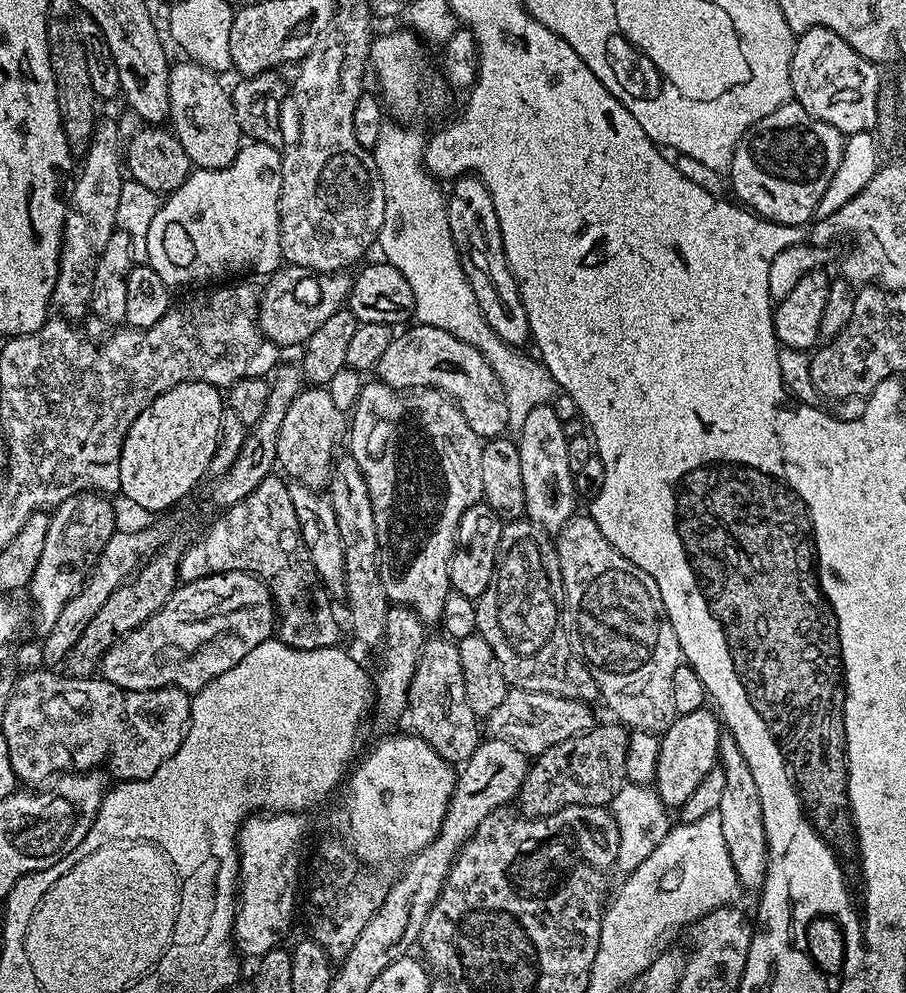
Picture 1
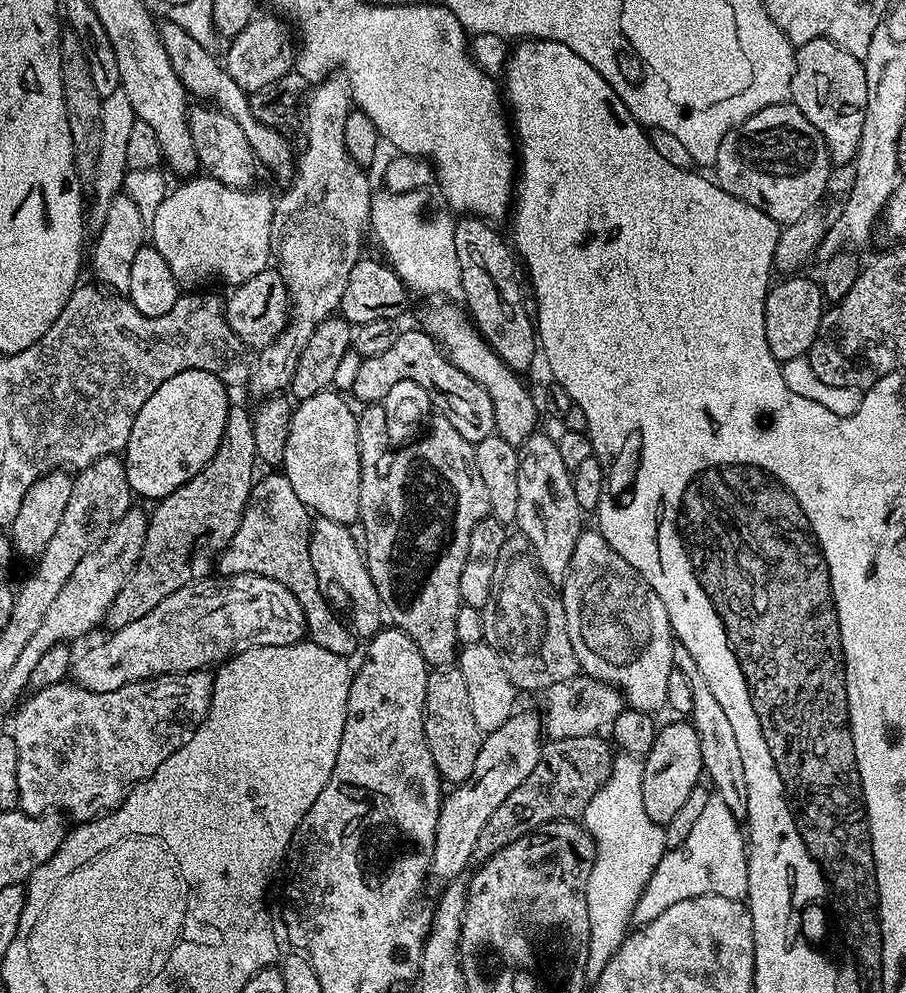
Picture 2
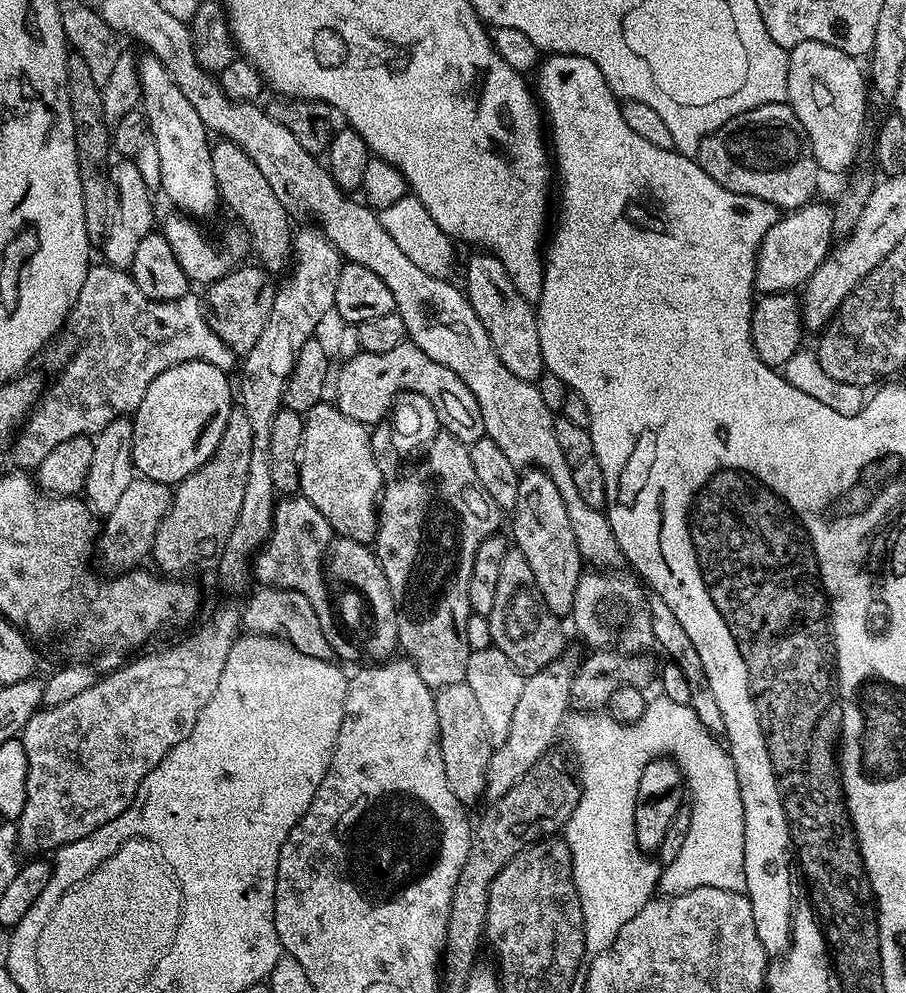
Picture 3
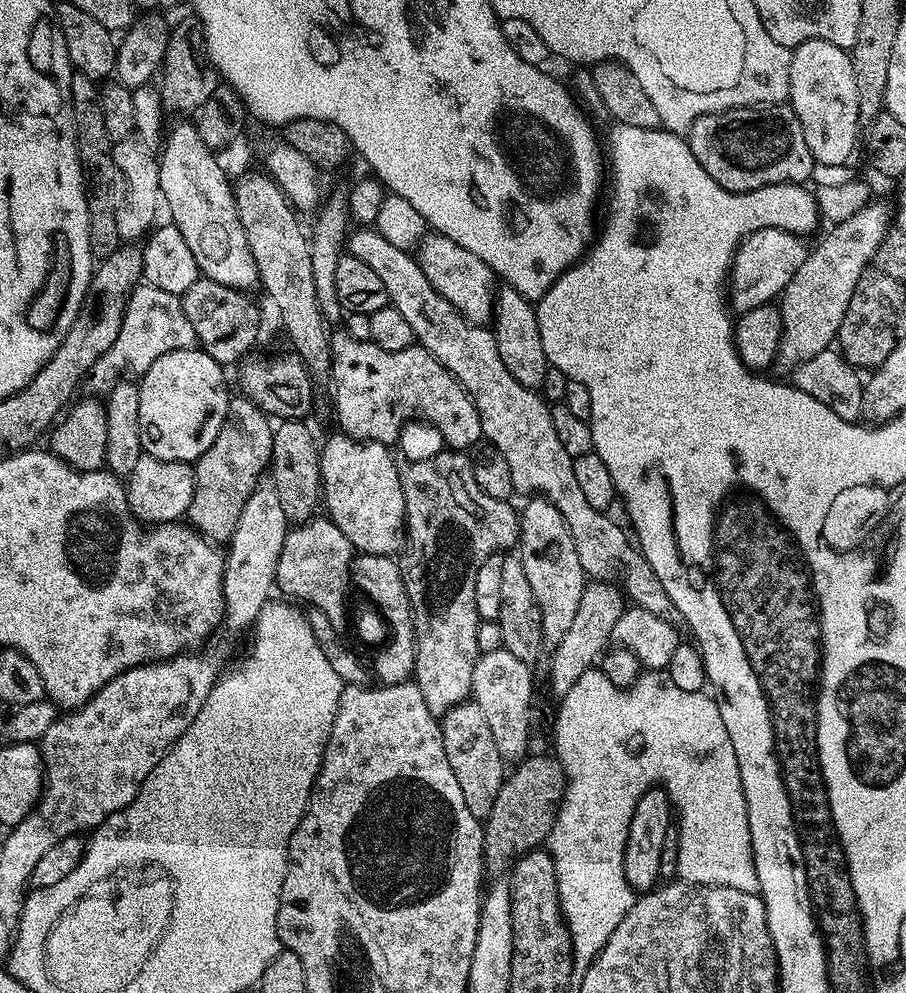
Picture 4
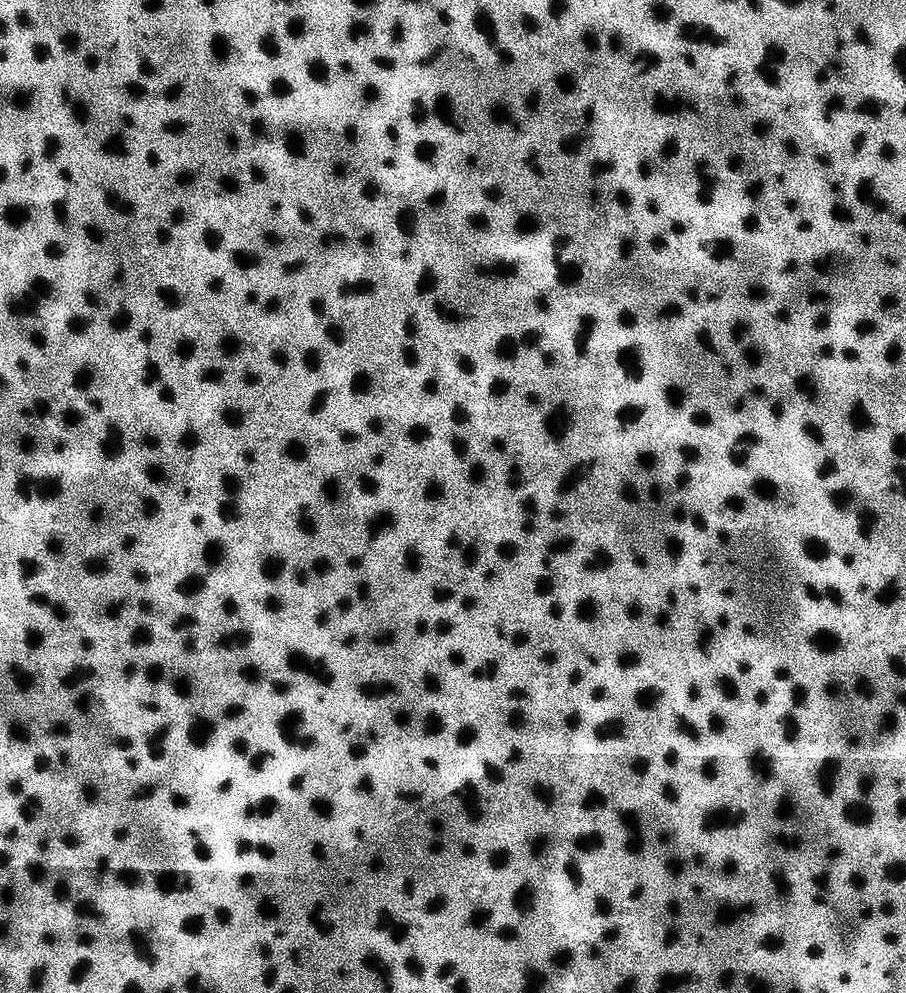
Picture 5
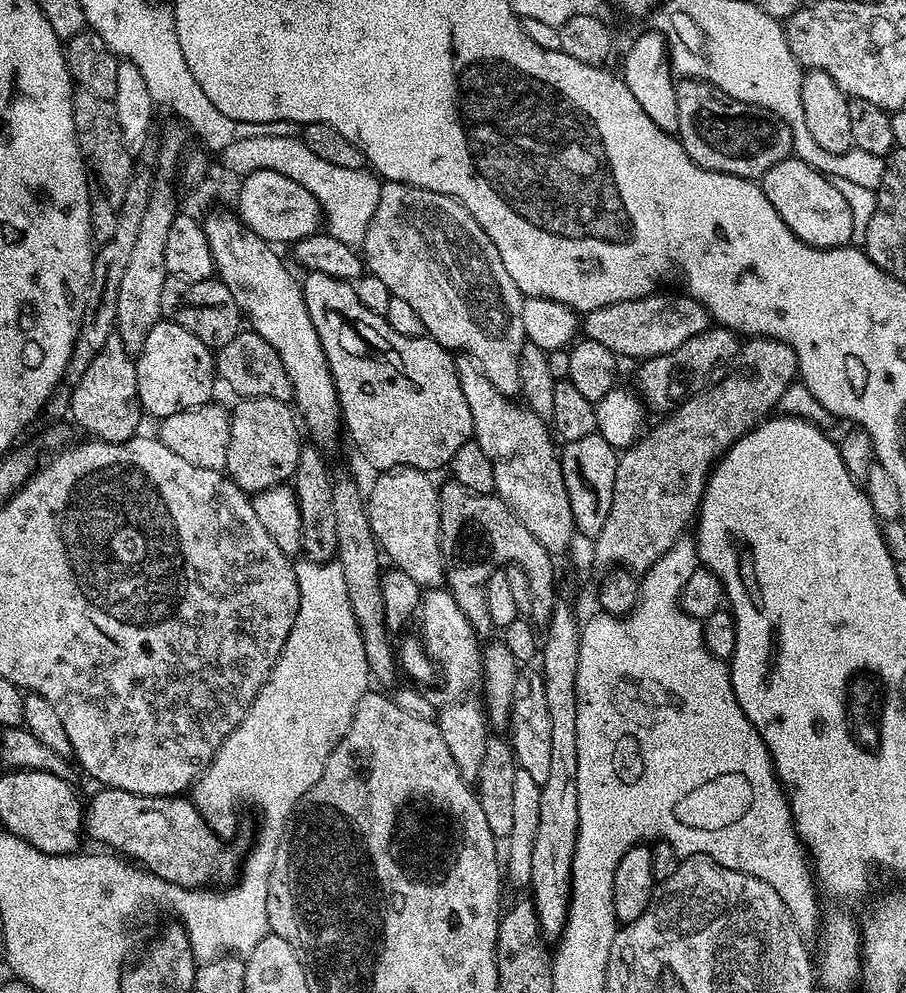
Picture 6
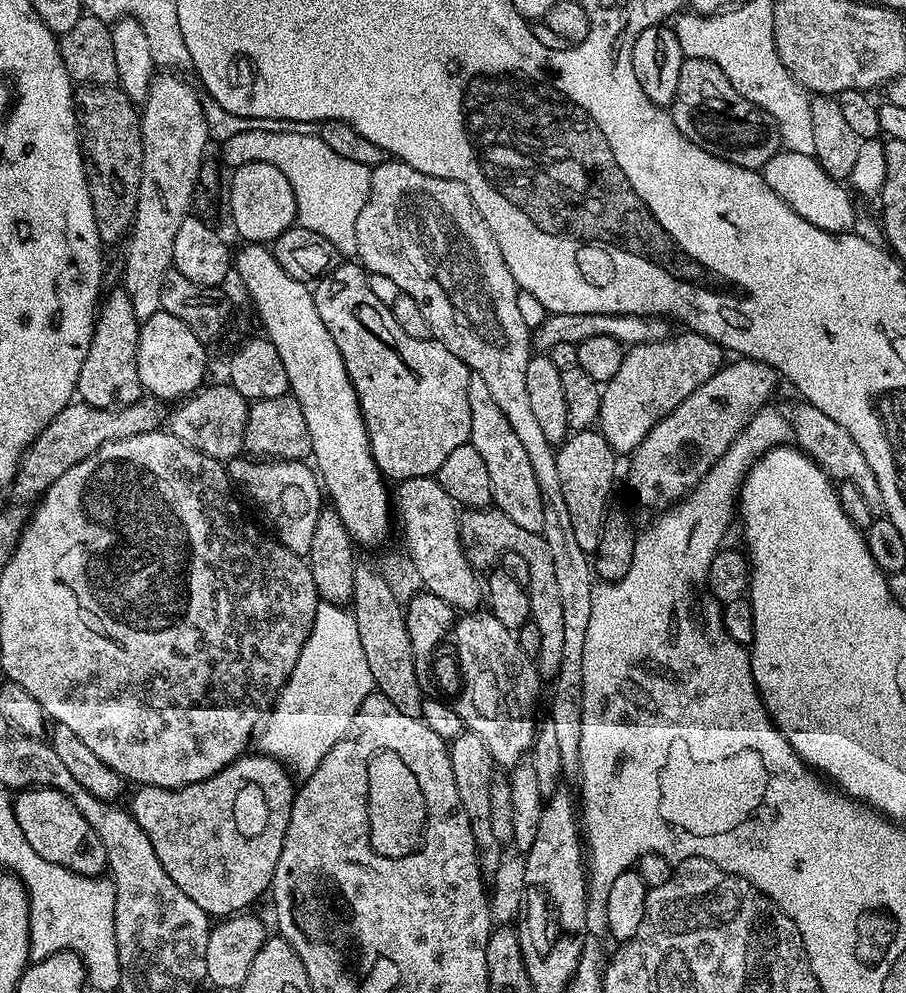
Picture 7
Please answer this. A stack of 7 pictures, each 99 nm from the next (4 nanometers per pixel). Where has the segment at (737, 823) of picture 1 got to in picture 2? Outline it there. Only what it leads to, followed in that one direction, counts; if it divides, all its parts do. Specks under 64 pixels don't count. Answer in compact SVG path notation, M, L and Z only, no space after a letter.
M676 642L672 645L672 662L675 671L686 674L690 682L694 706L690 713L690 722L698 734L698 744L702 746L702 762L704 763L703 775L712 779L711 787L717 795L720 795L722 802L730 808L730 814L738 818L747 817L748 806L746 804L746 770L742 766L742 753L738 751L738 741L730 721L726 719L726 710L718 702L718 697L710 690L706 678L702 678L702 670L698 670L698 662L682 646Z

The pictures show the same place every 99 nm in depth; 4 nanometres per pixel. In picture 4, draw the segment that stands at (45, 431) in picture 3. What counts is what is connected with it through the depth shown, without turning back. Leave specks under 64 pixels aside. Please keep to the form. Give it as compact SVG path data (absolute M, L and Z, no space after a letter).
M141 282L128 296L128 304L124 307L122 328L118 330L116 341L98 362L94 362L91 372L86 377L96 392L107 394L121 379L120 376L129 368L135 374L143 374L150 370L154 358L166 354L175 348L190 348L197 343L194 326L190 326L190 318L186 318L181 297L170 294L166 290L158 290L158 286Z

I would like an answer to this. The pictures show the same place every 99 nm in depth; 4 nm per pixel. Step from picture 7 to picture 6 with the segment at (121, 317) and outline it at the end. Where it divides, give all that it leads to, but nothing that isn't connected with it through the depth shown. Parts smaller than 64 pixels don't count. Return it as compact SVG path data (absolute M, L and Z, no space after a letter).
M113 334L94 356L94 362L75 381L76 389L70 392L70 416L76 419L77 429L85 428L89 437L106 444L121 444L141 431L140 399L136 396L138 378L133 353L126 350L122 338Z

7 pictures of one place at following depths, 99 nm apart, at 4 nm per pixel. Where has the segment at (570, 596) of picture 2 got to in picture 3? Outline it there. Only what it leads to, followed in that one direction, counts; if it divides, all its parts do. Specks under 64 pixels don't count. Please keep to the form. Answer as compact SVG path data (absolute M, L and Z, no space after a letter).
M588 570L581 575L578 590L574 592L574 606L570 613L570 621L576 632L592 650L619 650L624 654L644 654L653 647L652 615L648 609L649 597L643 583L635 575L624 570Z

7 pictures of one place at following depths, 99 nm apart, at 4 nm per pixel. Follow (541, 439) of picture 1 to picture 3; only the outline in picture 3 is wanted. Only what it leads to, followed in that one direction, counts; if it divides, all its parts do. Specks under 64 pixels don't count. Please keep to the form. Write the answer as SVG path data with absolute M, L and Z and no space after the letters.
M525 471L518 486L518 502L511 508L510 516L511 539L515 547L526 554L526 562L530 562L534 582L538 582L538 590L546 606L556 617L567 617L574 606L574 592L578 590L582 575L582 561L578 542L574 538L574 526L570 526L570 514L566 514L566 502L562 502L558 486L554 486L544 472Z

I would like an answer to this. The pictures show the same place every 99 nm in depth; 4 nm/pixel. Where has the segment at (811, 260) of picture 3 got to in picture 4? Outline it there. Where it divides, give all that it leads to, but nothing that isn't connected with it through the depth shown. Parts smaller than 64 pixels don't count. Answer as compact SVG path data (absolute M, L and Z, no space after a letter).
M763 228L751 232L740 243L732 259L730 273L730 308L733 313L743 314L751 308L773 303L783 292L790 278L798 274L798 266L806 262L810 248L804 245L799 235L777 228Z

